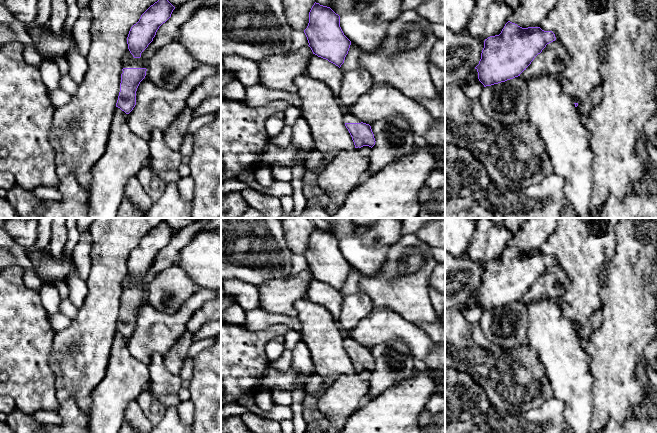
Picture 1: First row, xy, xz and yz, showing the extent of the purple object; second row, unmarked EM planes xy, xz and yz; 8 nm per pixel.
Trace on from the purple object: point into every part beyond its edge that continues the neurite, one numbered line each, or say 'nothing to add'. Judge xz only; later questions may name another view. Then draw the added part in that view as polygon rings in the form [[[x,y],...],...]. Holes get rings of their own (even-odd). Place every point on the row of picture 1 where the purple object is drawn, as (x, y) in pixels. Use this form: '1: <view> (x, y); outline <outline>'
1: xz (348, 118); outline [[[345,114],[344,115],[344,124],[345,123],[361,123],[361,121],[356,118],[355,116],[353,116],[352,114]]]

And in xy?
1: xy (133, 62); outline [[[130,58],[123,68],[146,68],[147,69],[148,60],[141,58]]]

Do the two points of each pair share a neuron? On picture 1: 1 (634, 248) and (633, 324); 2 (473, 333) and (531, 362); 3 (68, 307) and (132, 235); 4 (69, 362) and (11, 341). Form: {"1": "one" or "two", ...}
{"1": "one", "2": "one", "3": "two", "4": "two"}

